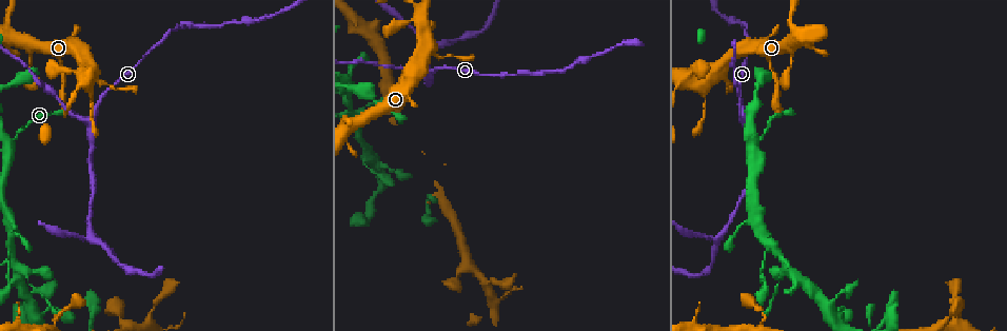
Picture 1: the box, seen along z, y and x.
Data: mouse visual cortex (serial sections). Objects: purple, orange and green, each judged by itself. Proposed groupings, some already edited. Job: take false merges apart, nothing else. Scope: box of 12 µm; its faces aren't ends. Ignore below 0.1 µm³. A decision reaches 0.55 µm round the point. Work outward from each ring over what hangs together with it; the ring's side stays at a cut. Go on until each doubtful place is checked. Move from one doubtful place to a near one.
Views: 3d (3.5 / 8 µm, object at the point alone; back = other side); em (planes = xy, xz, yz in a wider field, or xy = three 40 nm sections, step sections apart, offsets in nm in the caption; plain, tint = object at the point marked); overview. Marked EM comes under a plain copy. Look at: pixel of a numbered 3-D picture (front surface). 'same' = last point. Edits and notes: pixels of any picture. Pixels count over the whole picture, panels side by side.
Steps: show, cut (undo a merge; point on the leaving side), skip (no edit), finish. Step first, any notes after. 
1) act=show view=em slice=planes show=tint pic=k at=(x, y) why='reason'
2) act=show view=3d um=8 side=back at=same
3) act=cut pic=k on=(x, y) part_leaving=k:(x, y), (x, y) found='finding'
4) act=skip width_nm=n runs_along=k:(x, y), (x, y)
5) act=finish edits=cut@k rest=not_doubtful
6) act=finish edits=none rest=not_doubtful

act=show view=3d um=3.5 pic=1 at=(429, 70) why='sharp bend'

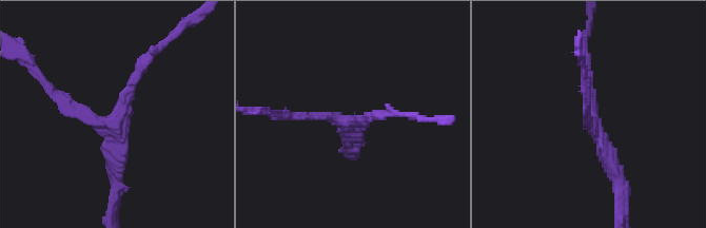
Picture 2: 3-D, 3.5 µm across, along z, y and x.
act=show view=em slice=xy step=5 show=tint pic=2 at=(353, 122) arms=3 arm_widths_nm=150,150,200 why='shape alone is not enough'

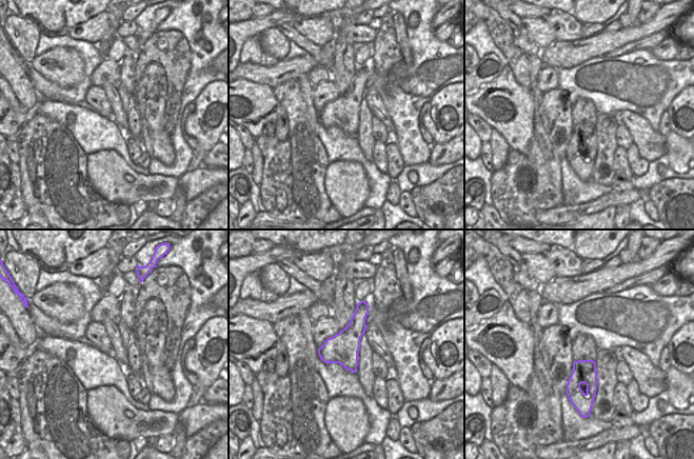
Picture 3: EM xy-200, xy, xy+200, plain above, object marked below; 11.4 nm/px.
act=skip runs_along=2:(584, 56), (592, 125), (619, 179) found='all the same cell'

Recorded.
act=show view=3d um=8 pic=1 at=(94, 236) why='three-way junction'

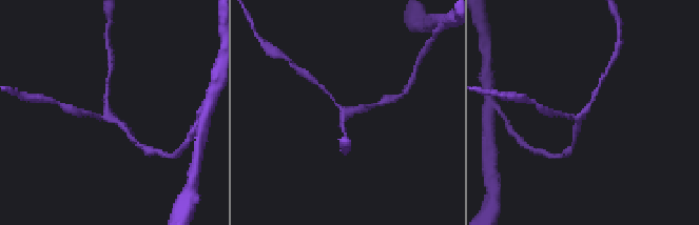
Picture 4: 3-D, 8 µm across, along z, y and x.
act=show view=3d um=3.5 pic=4 at=(112, 115) why='closer look'

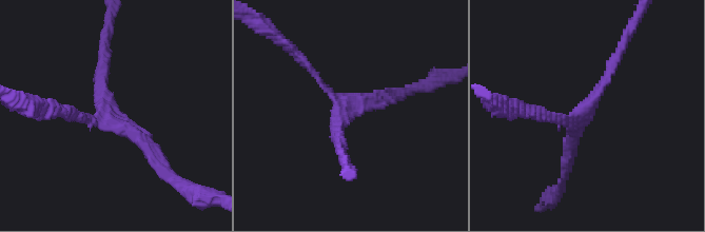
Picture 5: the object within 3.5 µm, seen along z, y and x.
act=show view=em slice=xy step=2 show=tint pic=5 at=(348, 109)

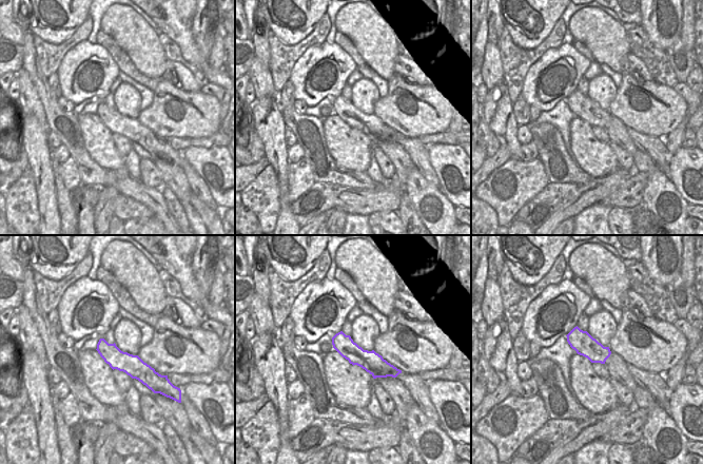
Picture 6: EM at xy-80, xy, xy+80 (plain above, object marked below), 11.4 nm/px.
act=skip arms=3 runs_along=5:(104, 57), (104, 110), (162, 161) found='one cell here'

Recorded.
act=show view=3d um=3.5 pic=1 at=(791, 267) why='sharp bend'

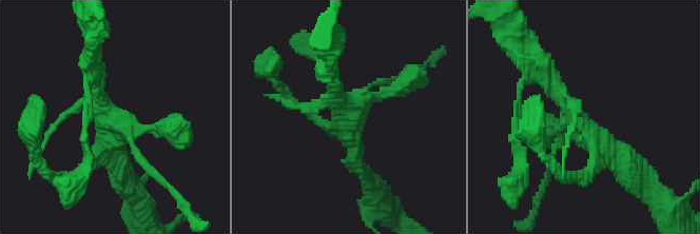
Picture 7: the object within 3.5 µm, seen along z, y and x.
act=show view=em slice=xy step=3 show=tint pic=7 at=(344, 108) why='now the EM'

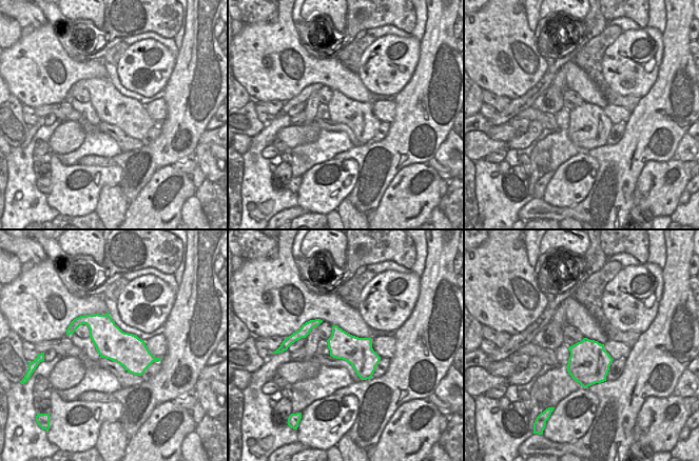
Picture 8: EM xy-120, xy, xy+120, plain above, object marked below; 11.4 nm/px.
act=skip width_nm=340 runs_along=8:(70, 329), (93, 321), (152, 359) found='all the same cell'

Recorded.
act=finish edits=none rest=not_doubtful

